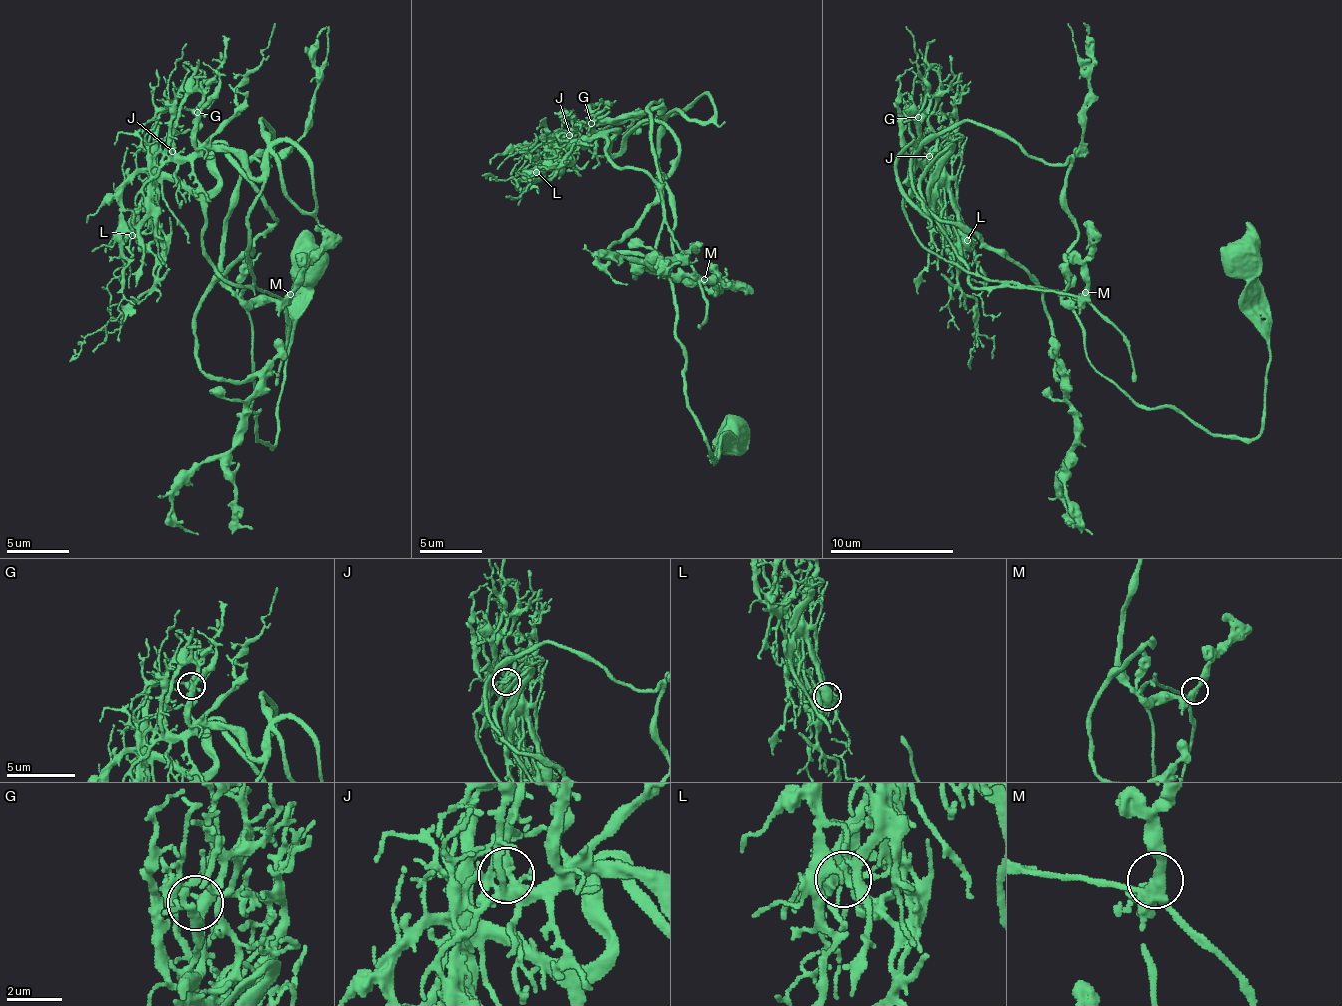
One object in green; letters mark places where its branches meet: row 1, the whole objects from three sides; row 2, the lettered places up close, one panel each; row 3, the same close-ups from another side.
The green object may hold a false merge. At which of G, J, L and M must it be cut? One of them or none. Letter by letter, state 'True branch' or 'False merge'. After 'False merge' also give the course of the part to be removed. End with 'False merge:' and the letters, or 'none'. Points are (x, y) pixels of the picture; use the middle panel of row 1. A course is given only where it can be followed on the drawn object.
G: True branch
J: False merge. Course of the part to remove: (569, 134), (657, 109), (675, 252), (675, 262), (662, 271), (720, 289), (714, 293), (725, 284)
L: True branch
M: True branch
False merge: J

